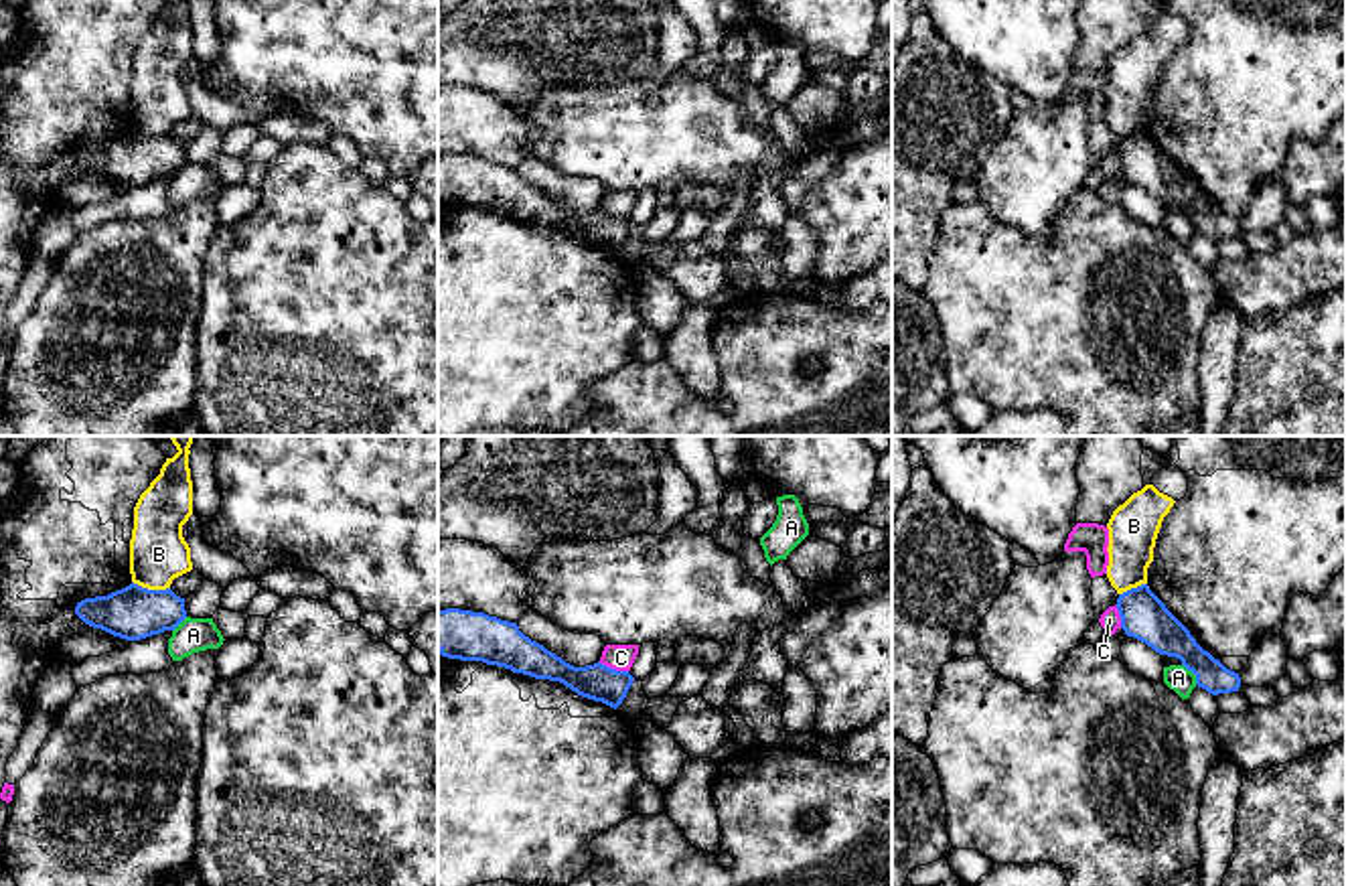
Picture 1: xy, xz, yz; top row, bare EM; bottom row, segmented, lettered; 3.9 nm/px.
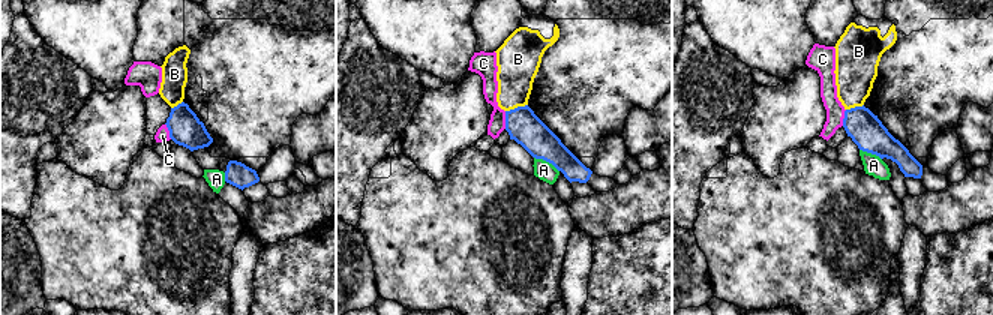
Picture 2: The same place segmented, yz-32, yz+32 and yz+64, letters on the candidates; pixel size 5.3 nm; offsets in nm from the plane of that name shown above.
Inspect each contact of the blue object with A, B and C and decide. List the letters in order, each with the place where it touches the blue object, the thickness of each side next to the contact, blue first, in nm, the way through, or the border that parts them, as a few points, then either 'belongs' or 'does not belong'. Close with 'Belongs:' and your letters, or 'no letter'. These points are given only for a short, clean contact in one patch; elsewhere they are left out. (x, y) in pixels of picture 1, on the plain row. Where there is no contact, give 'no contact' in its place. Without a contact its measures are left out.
A: contact yz (1192, 217); calibres 170 and 100 nm; does not belong
B: contact xy (151, 136); calibres 220 and 240 nm; border xy (132, 126), (148, 134), (169, 134); does not belong
C: contact xz (613, 215); calibres 150 and 110 nm; border xz (599, 207), (627, 217); does not belong
Belongs: no letter

